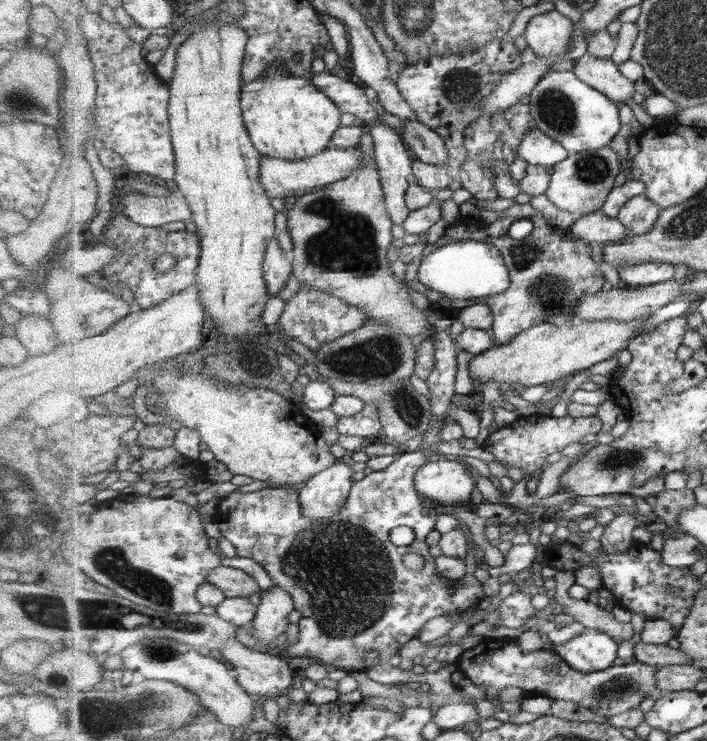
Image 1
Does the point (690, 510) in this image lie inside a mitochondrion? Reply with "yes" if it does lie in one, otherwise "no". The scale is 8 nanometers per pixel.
no

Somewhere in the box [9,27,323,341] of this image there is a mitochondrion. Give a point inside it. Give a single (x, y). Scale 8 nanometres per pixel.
(116, 81)

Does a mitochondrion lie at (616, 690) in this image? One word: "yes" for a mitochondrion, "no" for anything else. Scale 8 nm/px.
yes

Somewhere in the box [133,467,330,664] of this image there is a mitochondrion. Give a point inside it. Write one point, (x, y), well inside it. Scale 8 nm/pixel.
(192, 626)

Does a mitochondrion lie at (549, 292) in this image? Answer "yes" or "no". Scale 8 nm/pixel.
yes

